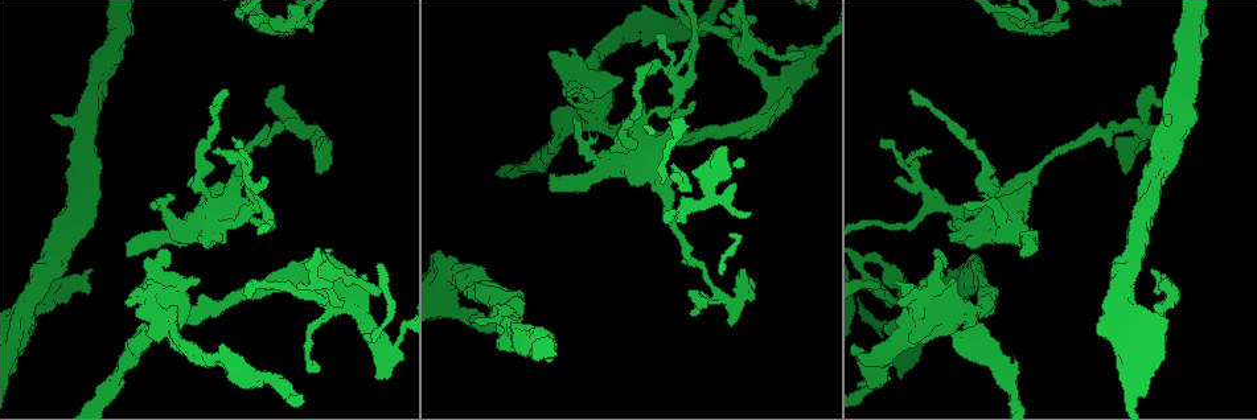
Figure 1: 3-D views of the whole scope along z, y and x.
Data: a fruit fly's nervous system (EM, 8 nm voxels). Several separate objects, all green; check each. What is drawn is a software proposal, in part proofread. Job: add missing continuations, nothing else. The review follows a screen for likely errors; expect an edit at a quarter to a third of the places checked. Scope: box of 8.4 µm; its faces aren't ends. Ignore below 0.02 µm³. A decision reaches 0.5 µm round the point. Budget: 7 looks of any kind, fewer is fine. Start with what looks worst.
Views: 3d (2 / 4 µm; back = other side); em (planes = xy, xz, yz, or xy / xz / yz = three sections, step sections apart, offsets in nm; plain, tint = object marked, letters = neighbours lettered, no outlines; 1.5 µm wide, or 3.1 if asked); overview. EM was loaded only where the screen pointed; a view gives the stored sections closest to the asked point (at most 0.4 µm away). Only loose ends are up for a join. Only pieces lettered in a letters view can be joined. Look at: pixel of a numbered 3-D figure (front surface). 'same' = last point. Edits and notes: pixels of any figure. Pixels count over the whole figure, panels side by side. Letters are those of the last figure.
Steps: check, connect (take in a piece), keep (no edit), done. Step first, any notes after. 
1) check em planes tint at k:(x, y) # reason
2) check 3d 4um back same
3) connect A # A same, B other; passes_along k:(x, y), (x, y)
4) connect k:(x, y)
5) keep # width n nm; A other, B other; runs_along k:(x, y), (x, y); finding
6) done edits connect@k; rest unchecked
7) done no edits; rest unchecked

check 3d 4um at 1:(314, 28) # tapers out

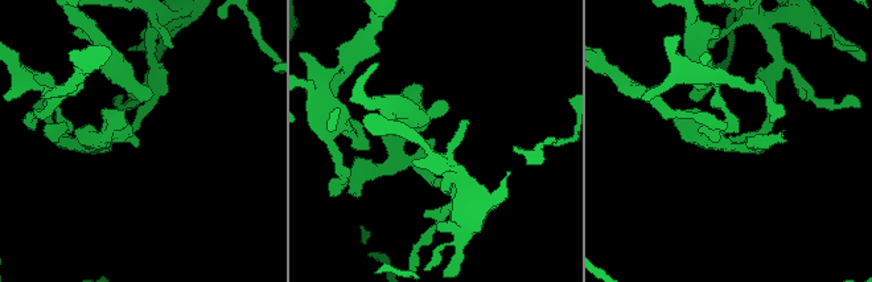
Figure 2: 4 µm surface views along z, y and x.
check em yz step 4 letters at 2:(433, 141) # arm_widths 200, 360 nm; now the EM

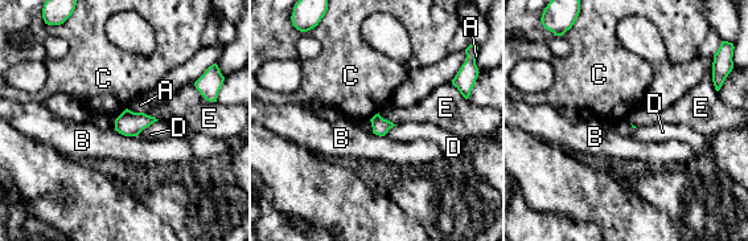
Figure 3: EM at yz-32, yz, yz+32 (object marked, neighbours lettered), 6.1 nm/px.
check em planes letters same

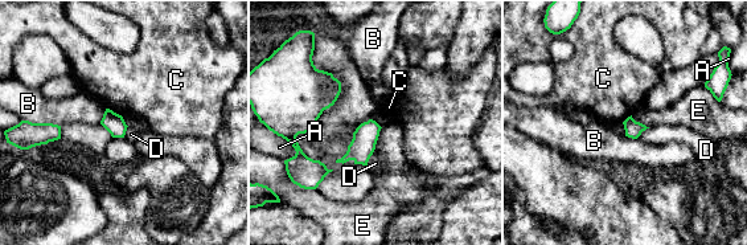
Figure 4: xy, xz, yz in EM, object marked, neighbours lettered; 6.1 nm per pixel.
keep # A other, B other, C other, D other, E other; border 4:(374, 148), (366, 166); no lettered piece goes on from it

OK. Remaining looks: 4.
check 3d 4um at 1:(477, 322) # an open end

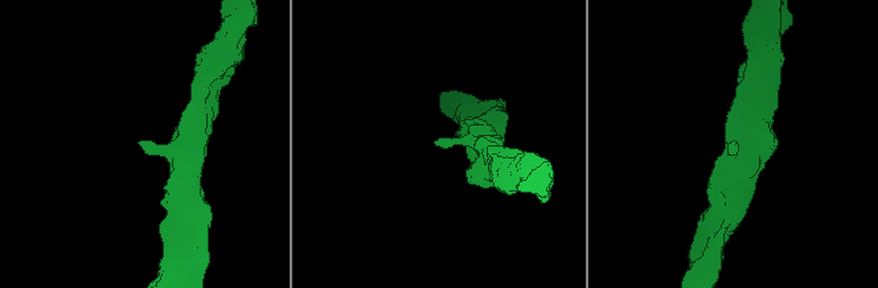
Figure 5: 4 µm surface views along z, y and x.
check em xz step 8 tint at 5:(142, 146) # now the EM

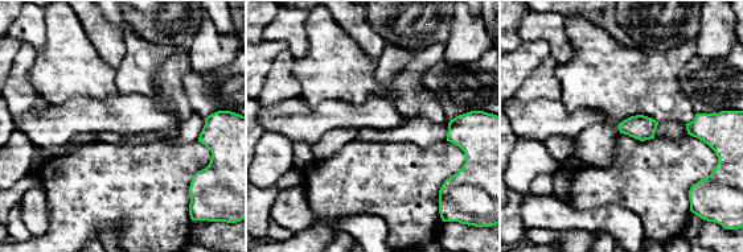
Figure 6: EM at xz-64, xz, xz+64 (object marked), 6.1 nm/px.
check em planes letters same # cut it another way

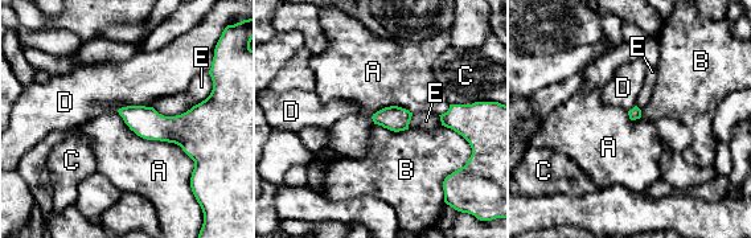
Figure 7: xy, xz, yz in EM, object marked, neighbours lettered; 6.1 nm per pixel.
keep # A other, B other, C other, D other, E other; border 7:(117, 111), (176, 143), (191, 184); no lettered piece goes on from it

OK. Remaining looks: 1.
check em planes letters at 1:(934, 251) # an open end

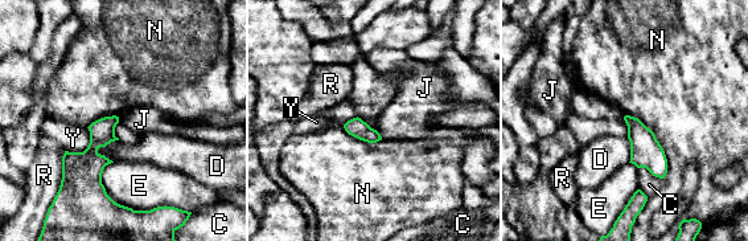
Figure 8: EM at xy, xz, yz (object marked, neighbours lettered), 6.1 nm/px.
keep # C other, D other, E other, J other, N other, R other, Y other; none of them fits

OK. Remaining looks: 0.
done no edits; rest unchecked

